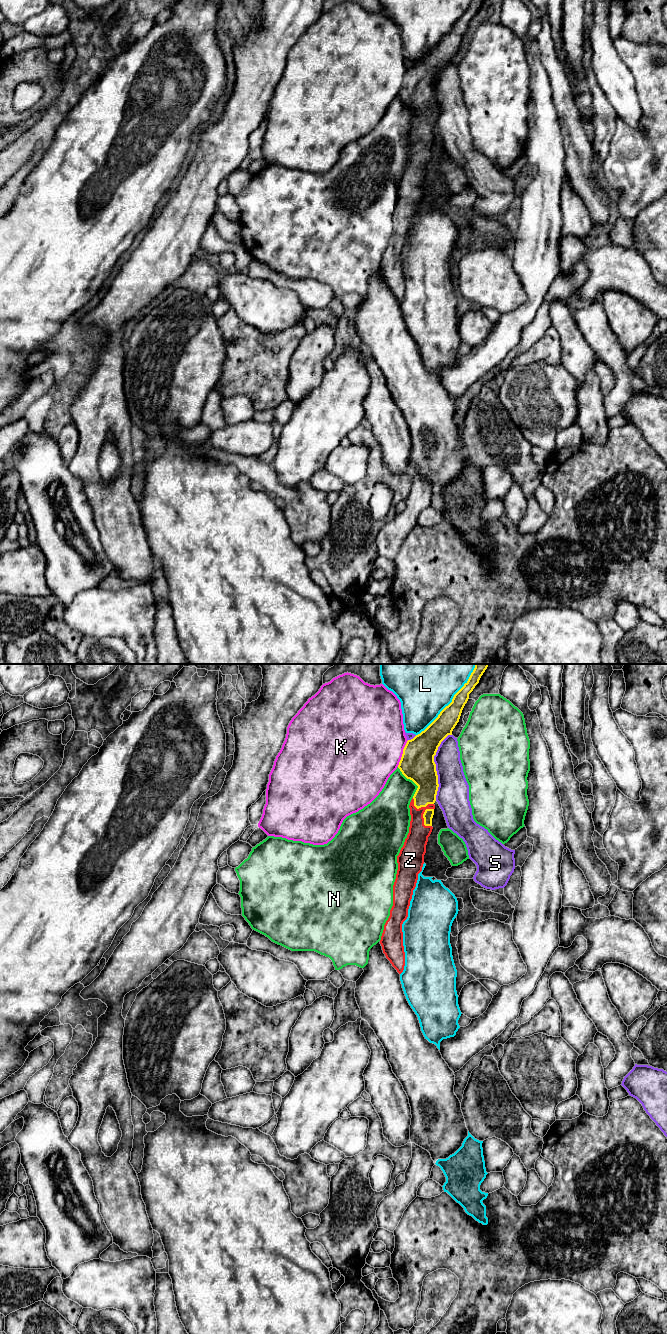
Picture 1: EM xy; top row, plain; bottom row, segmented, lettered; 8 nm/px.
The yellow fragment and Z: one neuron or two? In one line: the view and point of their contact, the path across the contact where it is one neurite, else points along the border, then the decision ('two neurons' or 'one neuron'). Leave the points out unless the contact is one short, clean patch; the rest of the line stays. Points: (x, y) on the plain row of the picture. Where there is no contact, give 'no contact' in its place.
xy (425, 138) | across xy (428, 142), (425, 138), (417, 166) | one neuron

